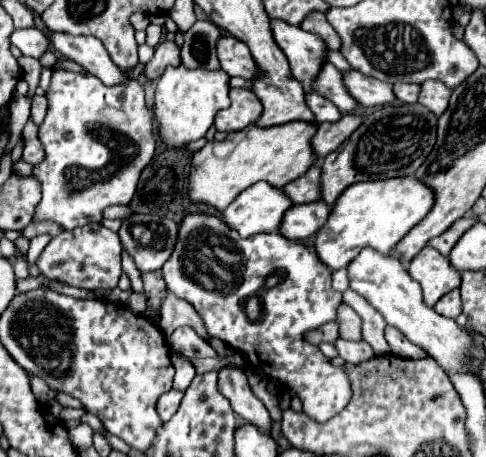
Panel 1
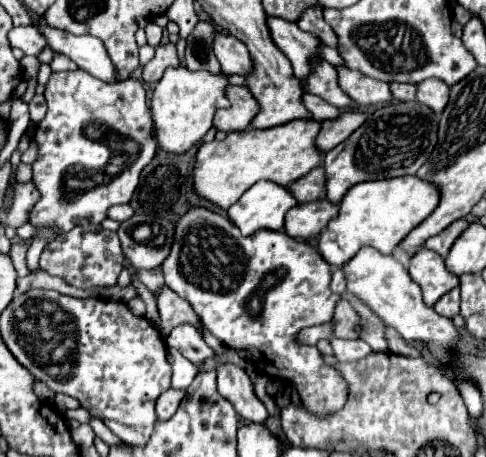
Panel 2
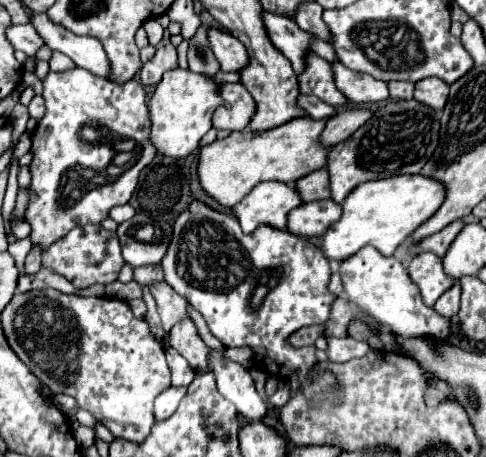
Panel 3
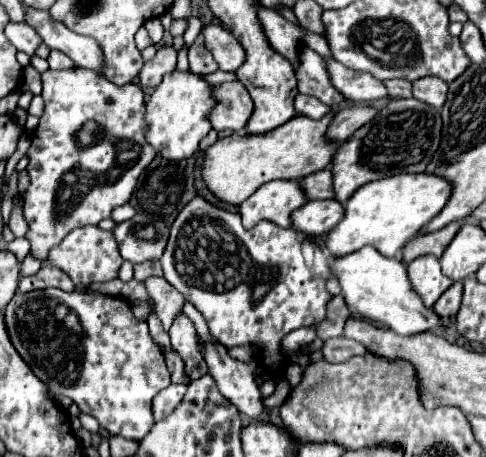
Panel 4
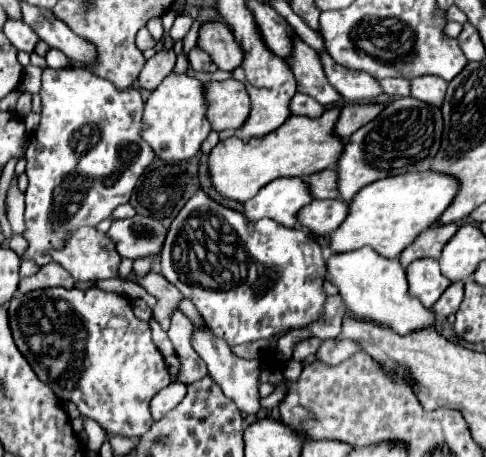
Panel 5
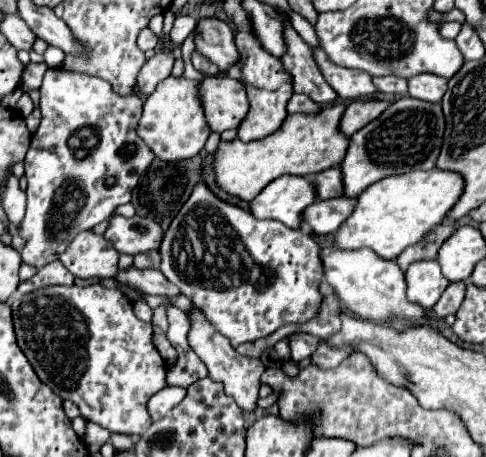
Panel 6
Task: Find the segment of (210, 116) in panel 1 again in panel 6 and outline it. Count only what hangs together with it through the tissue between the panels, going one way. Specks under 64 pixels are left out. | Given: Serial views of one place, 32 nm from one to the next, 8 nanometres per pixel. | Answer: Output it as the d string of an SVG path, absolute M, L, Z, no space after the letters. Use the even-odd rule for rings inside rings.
M168 76L144 102L144 114L138 128L140 138L150 146L156 158L164 162L188 160L204 148L206 138L210 136L210 126L204 120L204 110L198 98L198 82L184 76Z

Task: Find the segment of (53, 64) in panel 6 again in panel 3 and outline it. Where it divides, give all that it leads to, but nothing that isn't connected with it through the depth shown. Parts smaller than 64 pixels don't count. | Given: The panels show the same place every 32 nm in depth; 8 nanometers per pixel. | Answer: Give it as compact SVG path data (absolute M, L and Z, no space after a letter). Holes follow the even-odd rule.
M54 52L52 54L52 60L50 60L50 70L72 70L76 64L68 58L68 56L64 56L64 54L60 54L60 52Z

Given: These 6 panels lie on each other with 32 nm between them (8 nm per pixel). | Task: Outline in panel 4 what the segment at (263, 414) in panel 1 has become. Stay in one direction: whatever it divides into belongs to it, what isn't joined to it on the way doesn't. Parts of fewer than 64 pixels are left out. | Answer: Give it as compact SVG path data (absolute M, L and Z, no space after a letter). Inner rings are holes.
M204 344L204 358L210 374L214 376L220 394L230 400L238 412L248 418L260 418L264 412L262 394L256 386L256 362L238 362L228 356L224 344Z

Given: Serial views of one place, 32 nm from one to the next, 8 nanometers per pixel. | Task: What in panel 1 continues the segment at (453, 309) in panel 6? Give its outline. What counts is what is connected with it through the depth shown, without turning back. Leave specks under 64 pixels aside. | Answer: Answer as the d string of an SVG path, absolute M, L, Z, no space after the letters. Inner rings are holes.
M460 290L448 292L444 298L438 300L434 310L446 318L458 318L462 314L462 302L460 302Z

